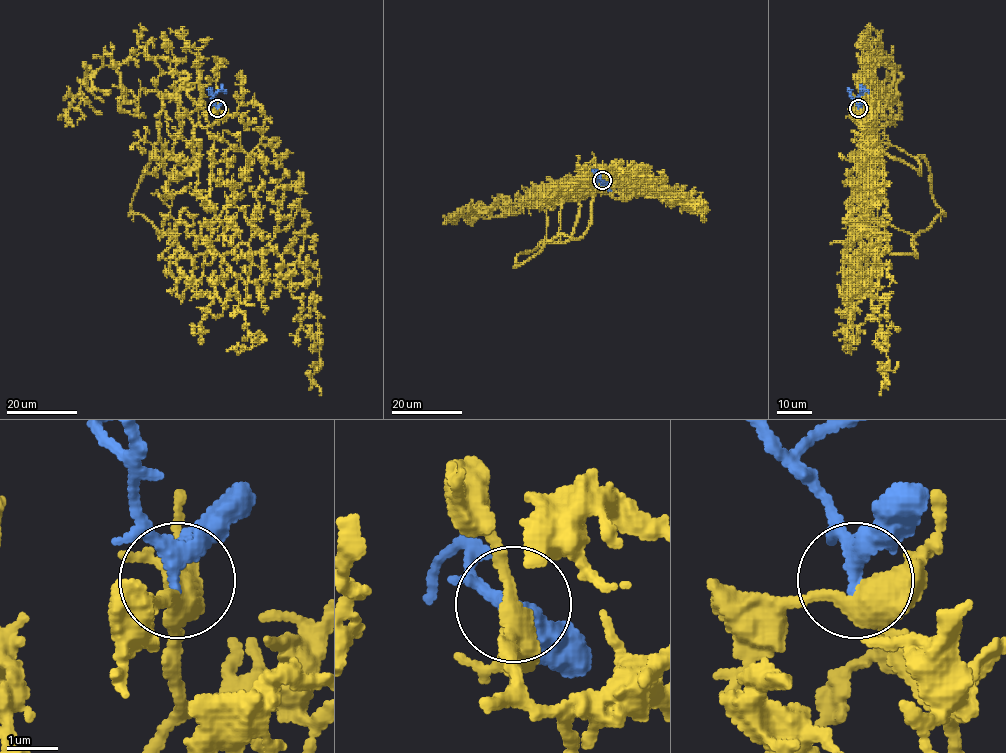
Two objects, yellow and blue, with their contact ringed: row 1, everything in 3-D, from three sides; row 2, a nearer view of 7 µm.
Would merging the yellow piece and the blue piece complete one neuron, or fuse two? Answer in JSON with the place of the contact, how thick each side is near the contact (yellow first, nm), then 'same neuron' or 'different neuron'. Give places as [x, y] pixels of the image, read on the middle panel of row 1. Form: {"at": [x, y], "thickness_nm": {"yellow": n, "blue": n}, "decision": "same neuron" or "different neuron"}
{"at": [602, 180], "thickness_nm": {"yellow": 360, "blue": 280}, "decision": "same neuron"}

